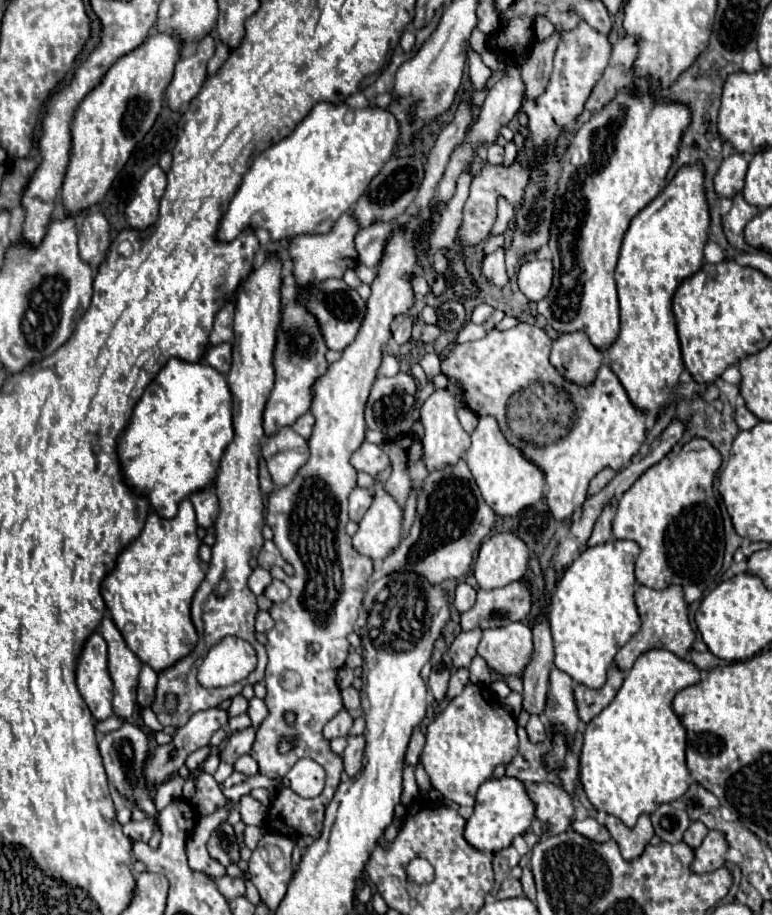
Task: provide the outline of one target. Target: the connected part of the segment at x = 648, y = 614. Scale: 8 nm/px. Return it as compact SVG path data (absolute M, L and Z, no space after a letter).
M640 586L636 590L636 608L638 608L638 614L642 620L642 628L618 650L616 660L614 660L618 670L628 672L638 656L642 656L644 652L654 650L654 648L666 646L666 650L670 650L678 658L684 658L688 654L688 650L694 642L694 632L688 622L688 606L684 602L684 592L680 586L668 586L666 590L652 590L652 588Z

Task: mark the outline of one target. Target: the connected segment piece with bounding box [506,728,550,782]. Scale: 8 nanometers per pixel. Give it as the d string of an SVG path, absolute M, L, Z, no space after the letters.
M518 728L520 738L520 752L508 762L506 776L518 778L520 782L544 782L548 778L548 772L542 766L542 756L548 752L548 742L532 744L524 732L524 728Z

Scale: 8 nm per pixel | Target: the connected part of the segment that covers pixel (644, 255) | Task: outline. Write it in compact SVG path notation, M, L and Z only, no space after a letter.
M684 166L658 198L632 218L622 242L616 266L620 334L606 354L610 358L610 368L624 386L630 402L640 412L652 412L656 418L660 418L668 406L670 392L684 370L672 314L672 296L686 278L702 268L708 226L710 214L704 196L702 166Z

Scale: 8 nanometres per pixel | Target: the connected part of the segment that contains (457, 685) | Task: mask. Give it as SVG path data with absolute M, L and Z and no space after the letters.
M456 670L456 672L452 672L450 686L448 686L448 692L446 692L446 700L454 700L464 690L466 682L468 682L468 670Z

